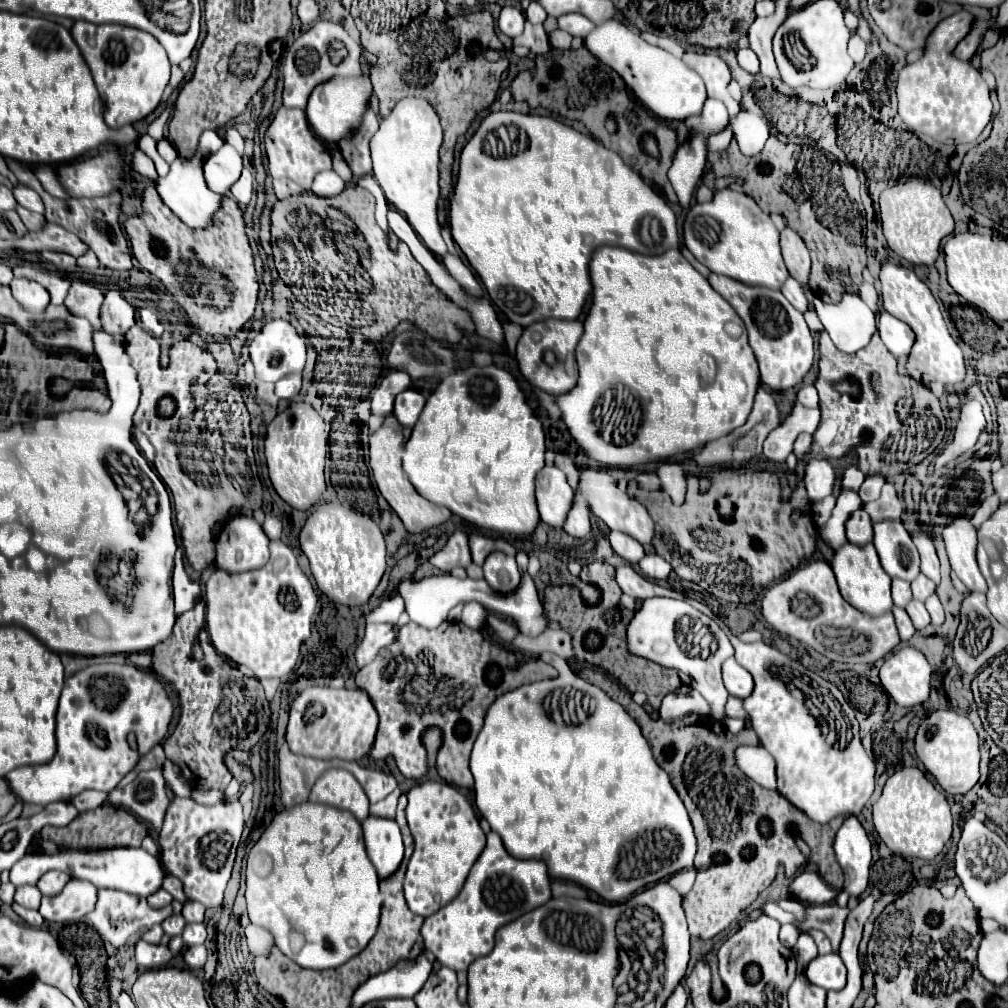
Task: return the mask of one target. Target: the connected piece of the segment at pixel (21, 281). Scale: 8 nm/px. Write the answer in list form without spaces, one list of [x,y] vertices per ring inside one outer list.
[[[13,278],[11,292],[27,312],[43,312],[49,304],[49,292],[29,278]]]

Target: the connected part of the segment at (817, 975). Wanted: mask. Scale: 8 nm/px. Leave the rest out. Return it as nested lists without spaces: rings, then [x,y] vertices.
[[[831,952],[811,960],[805,974],[809,982],[813,982],[815,986],[821,986],[825,990],[841,990],[845,986],[847,970],[841,956]]]

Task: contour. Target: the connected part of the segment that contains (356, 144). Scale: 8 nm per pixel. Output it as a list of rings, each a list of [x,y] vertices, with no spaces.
[[[367,108],[365,118],[363,118],[363,126],[357,132],[357,136],[353,140],[345,140],[343,142],[343,158],[347,160],[347,164],[353,170],[355,178],[361,178],[365,174],[371,174],[371,156],[369,156],[369,140],[375,134],[379,122],[377,122],[377,114]]]

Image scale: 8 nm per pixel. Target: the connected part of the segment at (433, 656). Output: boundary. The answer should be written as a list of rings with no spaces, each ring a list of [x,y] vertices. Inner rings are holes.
[[[413,622],[405,624],[403,628],[399,628],[397,640],[391,646],[383,648],[371,664],[363,666],[355,674],[357,688],[361,688],[369,694],[369,698],[379,714],[379,730],[377,730],[375,744],[371,748],[371,756],[375,760],[393,756],[397,762],[397,768],[401,770],[401,774],[405,778],[421,780],[427,774],[427,750],[423,746],[421,736],[423,736],[425,728],[435,726],[443,732],[443,744],[437,752],[437,762],[435,762],[439,778],[443,778],[447,784],[457,786],[457,788],[471,788],[473,776],[469,772],[469,754],[471,754],[473,742],[483,726],[483,718],[485,718],[489,704],[497,696],[501,696],[513,688],[519,688],[521,684],[537,682],[537,680],[549,678],[549,672],[557,672],[553,666],[545,664],[543,660],[529,660],[529,664],[537,664],[537,672],[521,672],[521,664],[517,664],[517,656],[511,650],[505,650],[503,646],[485,640],[481,636],[481,632],[471,630],[461,622],[443,622],[435,630],[425,630]],[[461,722],[467,726],[465,734],[457,732],[457,726]]]

